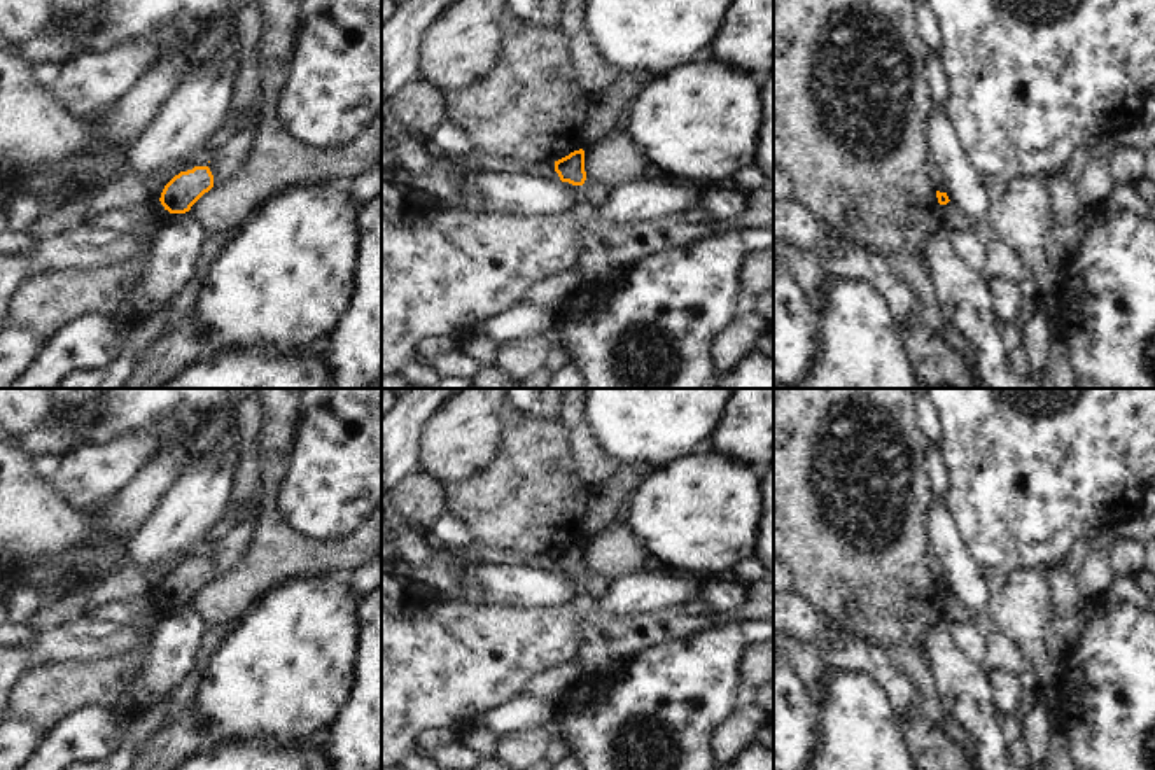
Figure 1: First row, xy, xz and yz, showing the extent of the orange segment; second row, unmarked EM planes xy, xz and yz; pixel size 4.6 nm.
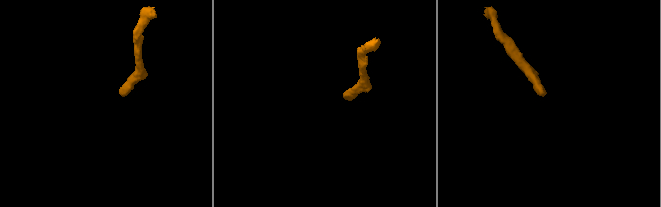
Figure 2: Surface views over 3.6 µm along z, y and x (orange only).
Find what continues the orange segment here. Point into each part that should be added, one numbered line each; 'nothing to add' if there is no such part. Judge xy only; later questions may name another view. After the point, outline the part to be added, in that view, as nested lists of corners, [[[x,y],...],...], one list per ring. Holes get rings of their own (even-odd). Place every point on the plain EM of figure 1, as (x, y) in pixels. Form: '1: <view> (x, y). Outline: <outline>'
nothing to add.

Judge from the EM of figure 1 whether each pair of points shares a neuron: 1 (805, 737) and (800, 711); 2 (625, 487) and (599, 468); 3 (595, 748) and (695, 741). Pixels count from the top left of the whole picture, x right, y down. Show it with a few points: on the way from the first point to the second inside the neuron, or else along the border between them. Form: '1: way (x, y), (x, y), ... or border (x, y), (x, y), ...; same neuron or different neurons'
1: way (800, 730), (800, 718); same neuron
2: border (622, 464), (606, 482), (592, 487); different neurons
3: way (622, 718), (660, 693), (674, 700), (674, 711); same neuron

